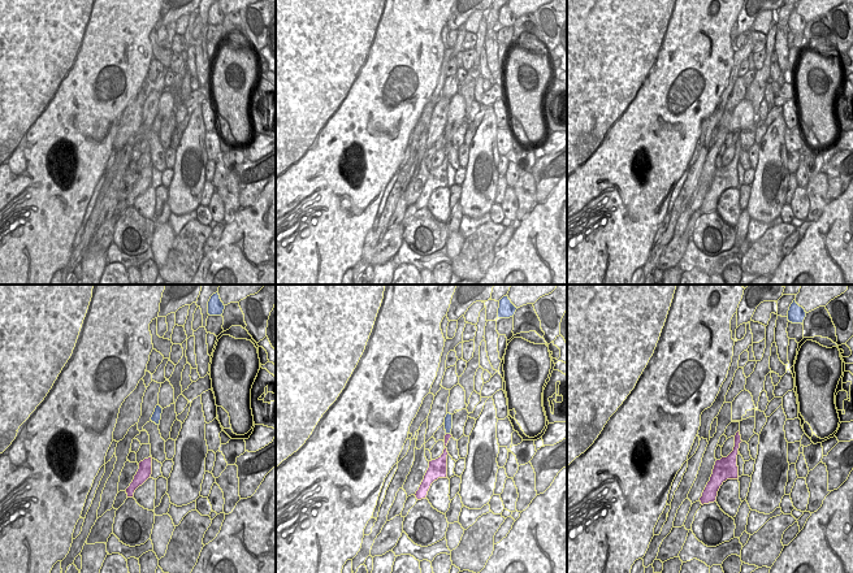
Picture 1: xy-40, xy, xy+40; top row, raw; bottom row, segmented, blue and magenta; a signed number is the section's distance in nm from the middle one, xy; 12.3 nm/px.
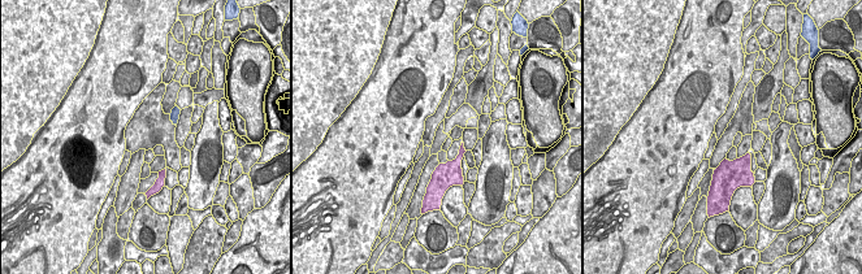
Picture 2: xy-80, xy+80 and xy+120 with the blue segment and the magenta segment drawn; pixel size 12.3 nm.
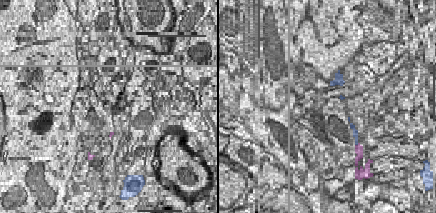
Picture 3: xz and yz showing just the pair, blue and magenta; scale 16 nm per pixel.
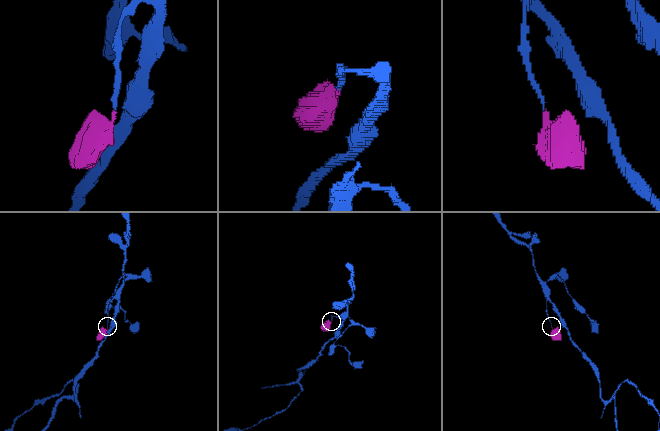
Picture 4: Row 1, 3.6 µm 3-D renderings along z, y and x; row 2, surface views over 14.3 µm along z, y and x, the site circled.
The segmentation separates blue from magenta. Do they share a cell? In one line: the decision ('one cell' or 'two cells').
one cell

